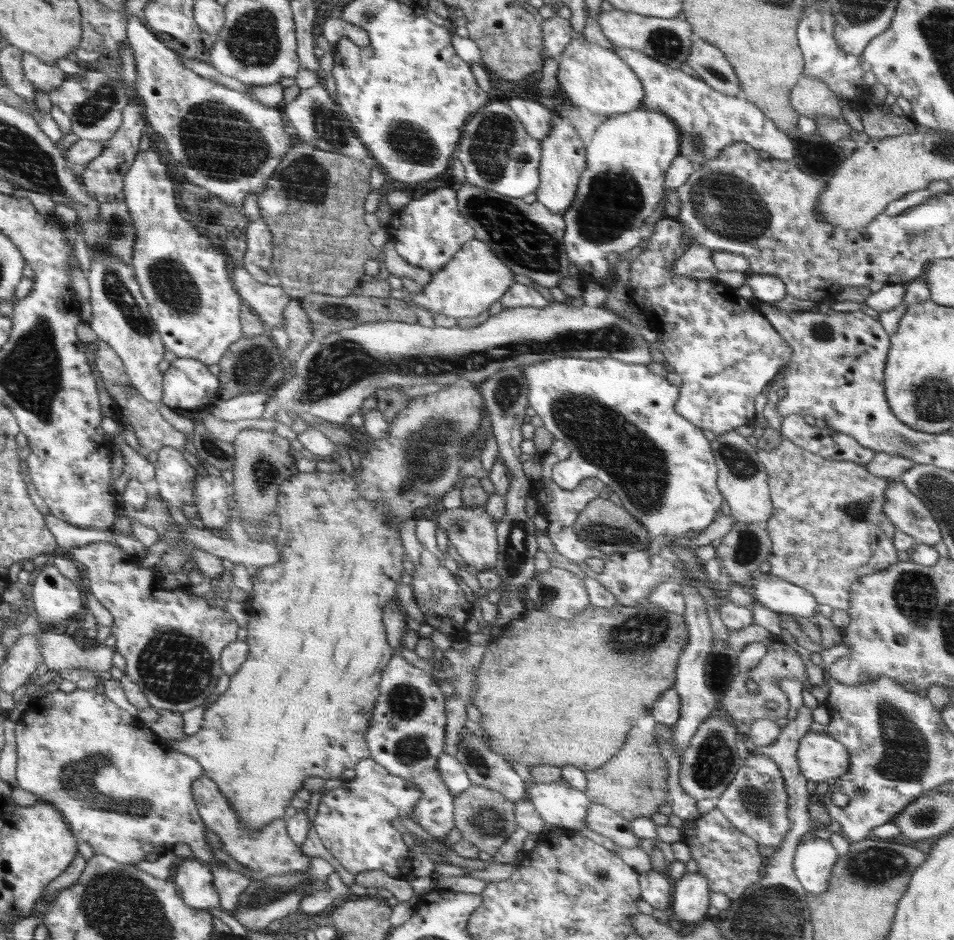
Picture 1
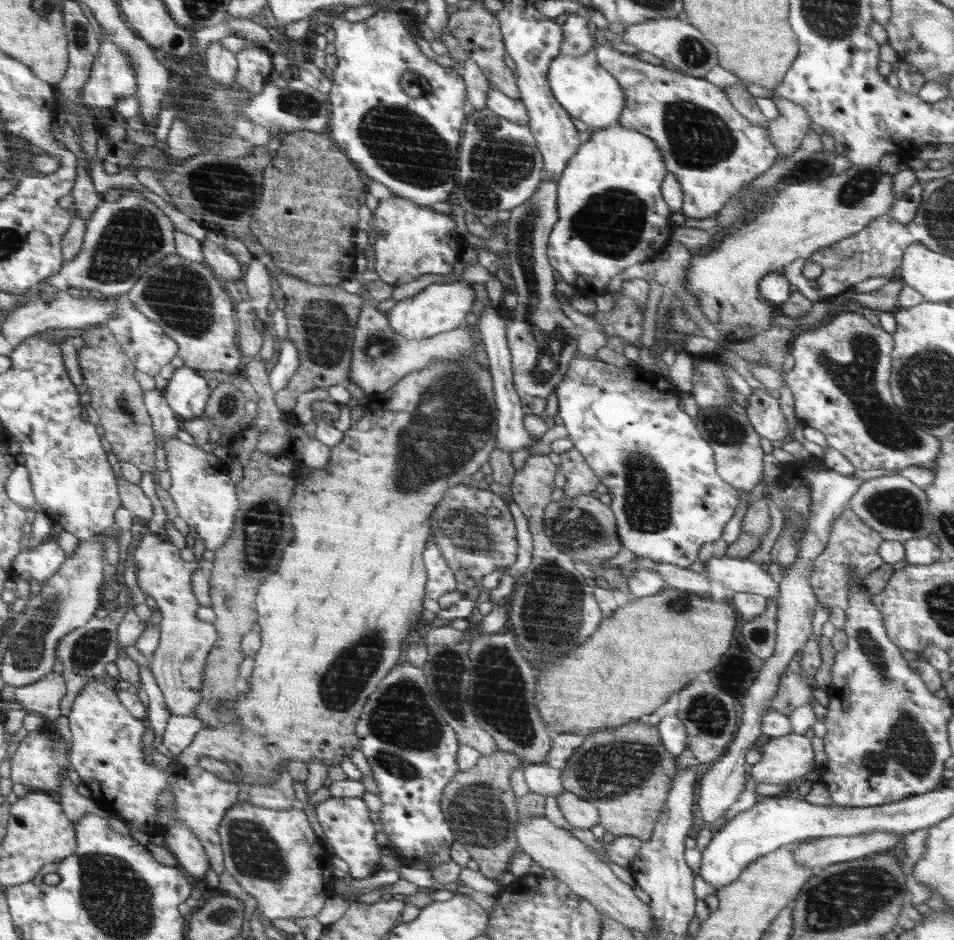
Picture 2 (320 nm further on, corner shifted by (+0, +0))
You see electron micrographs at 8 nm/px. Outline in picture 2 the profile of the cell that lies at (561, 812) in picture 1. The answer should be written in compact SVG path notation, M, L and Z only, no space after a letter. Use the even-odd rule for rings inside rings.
M544 762L524 764L524 778L530 791L545 797L558 797L565 790L561 783L561 770Z

